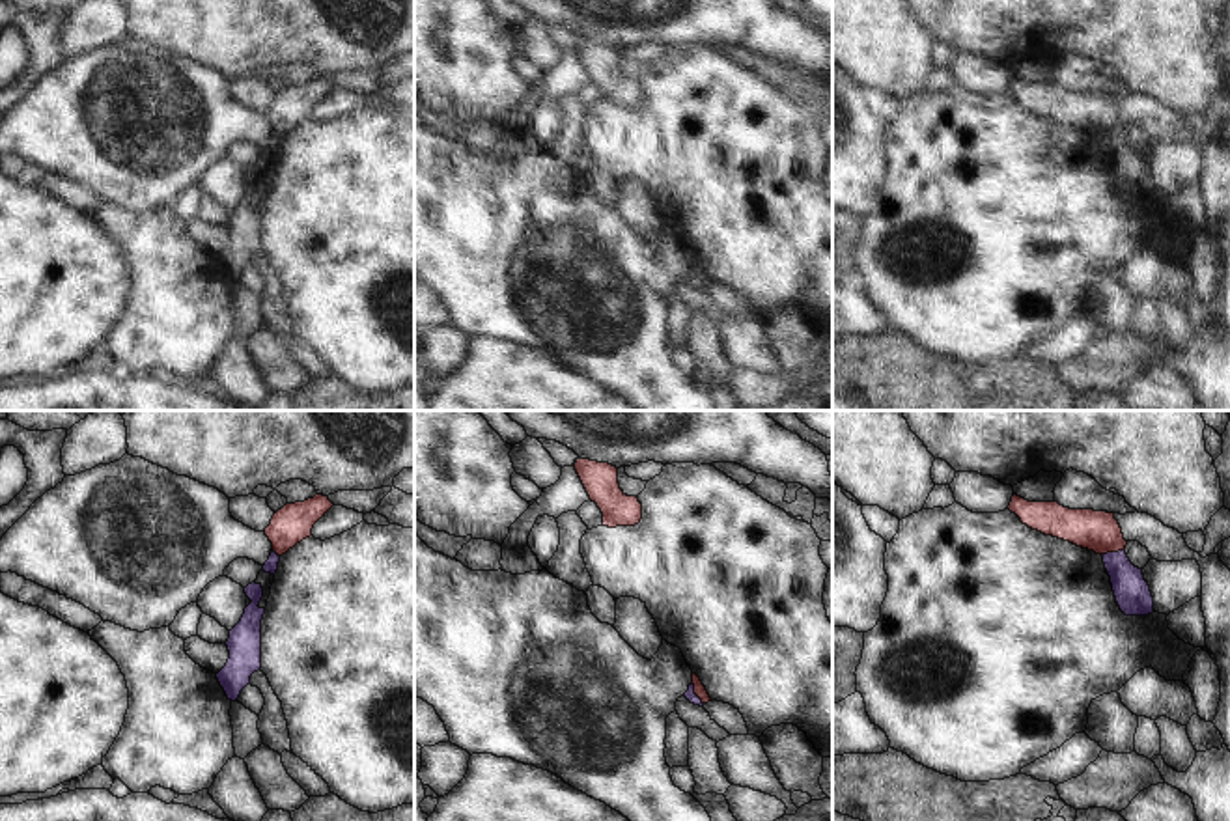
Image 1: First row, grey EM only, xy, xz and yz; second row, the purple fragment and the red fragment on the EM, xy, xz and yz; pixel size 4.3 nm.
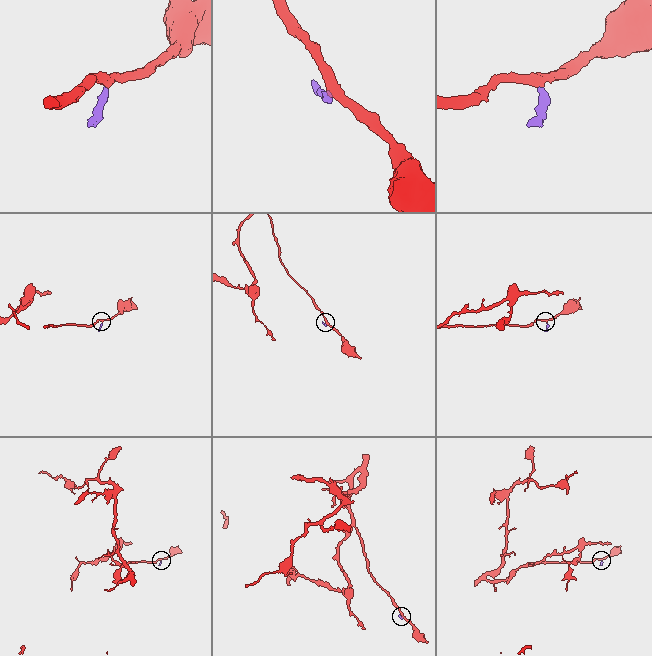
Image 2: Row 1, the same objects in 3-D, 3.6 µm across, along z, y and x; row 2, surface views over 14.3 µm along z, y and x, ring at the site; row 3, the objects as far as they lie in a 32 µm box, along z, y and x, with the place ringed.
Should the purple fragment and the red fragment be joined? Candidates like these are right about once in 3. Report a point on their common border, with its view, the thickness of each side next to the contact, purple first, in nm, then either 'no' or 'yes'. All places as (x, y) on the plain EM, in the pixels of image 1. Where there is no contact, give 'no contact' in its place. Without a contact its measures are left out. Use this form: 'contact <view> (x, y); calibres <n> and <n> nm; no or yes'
contact yz (1113, 135); calibres 150 and 180 nm; yes

